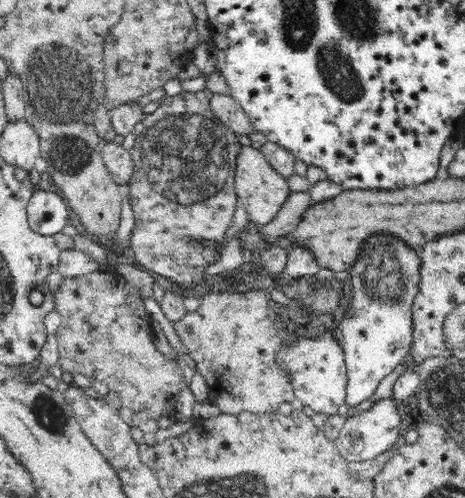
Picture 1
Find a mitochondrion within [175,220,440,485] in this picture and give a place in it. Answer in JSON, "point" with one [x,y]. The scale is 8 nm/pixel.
{"point":[385,283]}

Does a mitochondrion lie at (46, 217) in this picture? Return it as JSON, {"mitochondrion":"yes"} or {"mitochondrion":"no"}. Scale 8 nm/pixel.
{"mitochondrion":"no"}

